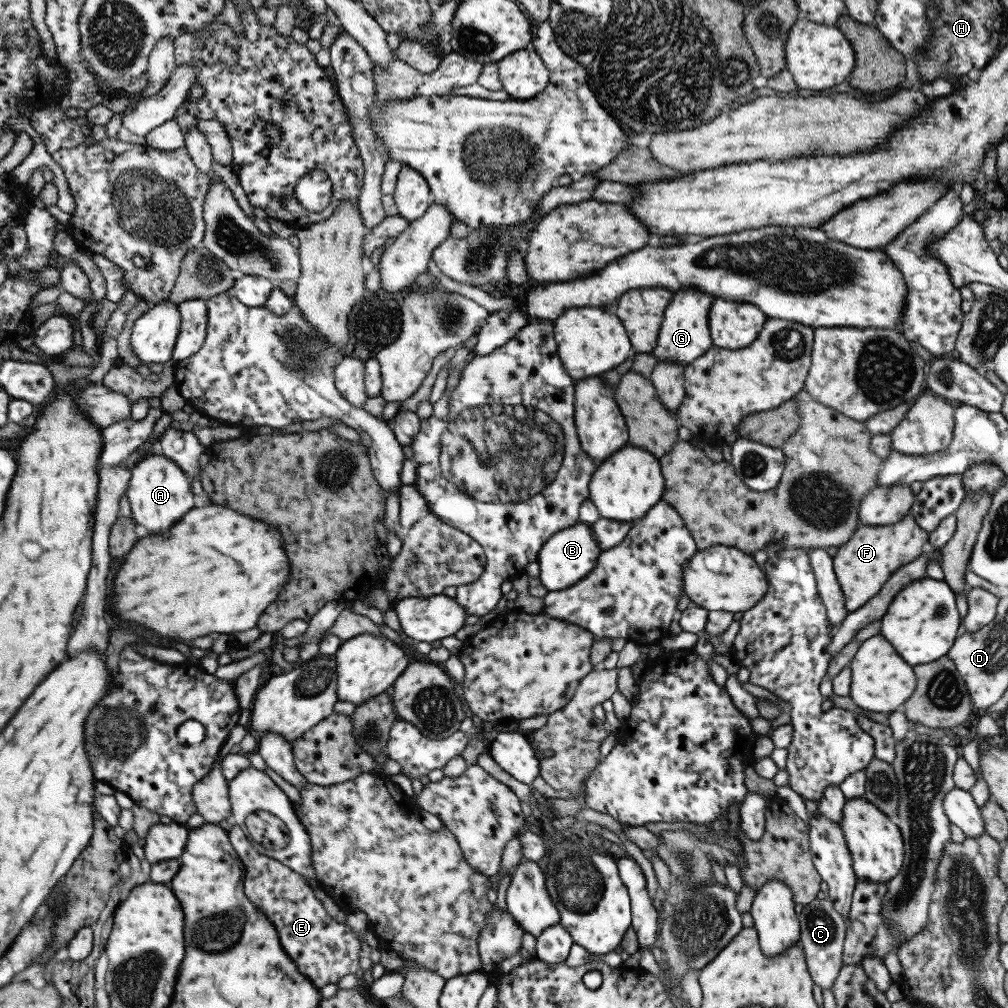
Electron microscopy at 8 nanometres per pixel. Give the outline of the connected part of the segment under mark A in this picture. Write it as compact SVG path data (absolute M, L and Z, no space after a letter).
M152 454L139 459L130 470L125 494L130 504L131 518L145 527L149 534L167 530L178 518L193 508L193 494L186 474L165 455Z

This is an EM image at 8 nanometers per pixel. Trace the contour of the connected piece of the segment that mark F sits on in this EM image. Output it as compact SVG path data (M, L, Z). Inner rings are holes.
M910 513L892 525L858 526L832 557L832 569L844 596L844 609L853 612L877 594L890 574L922 553L921 546L928 540L928 534L917 526Z

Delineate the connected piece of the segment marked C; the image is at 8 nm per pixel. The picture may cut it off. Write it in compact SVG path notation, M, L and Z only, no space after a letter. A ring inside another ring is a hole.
M813 899L811 902L802 905L798 914L800 935L797 944L804 952L806 968L814 984L819 988L833 986L833 981L838 975L841 966L842 944L845 938L846 925L840 914L833 910L829 899Z

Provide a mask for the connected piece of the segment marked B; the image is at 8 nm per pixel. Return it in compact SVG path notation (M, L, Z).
M577 522L569 528L558 530L538 550L536 562L539 582L547 591L563 590L569 585L574 585L595 566L600 551L590 525Z

